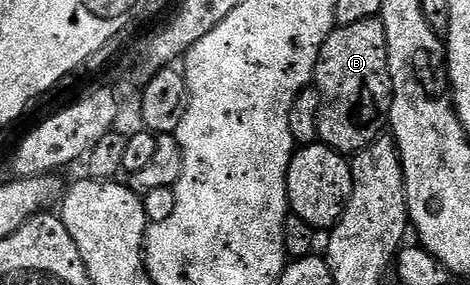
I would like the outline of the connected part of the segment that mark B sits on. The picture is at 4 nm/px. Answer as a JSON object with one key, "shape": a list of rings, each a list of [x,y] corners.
{"shape":[[[380,19],[364,20],[354,24],[334,27],[333,33],[323,42],[317,59],[317,69],[313,72],[313,84],[317,89],[321,105],[317,119],[317,135],[320,143],[342,154],[362,152],[371,141],[386,131],[391,110],[393,87],[387,62],[387,42]]]}

